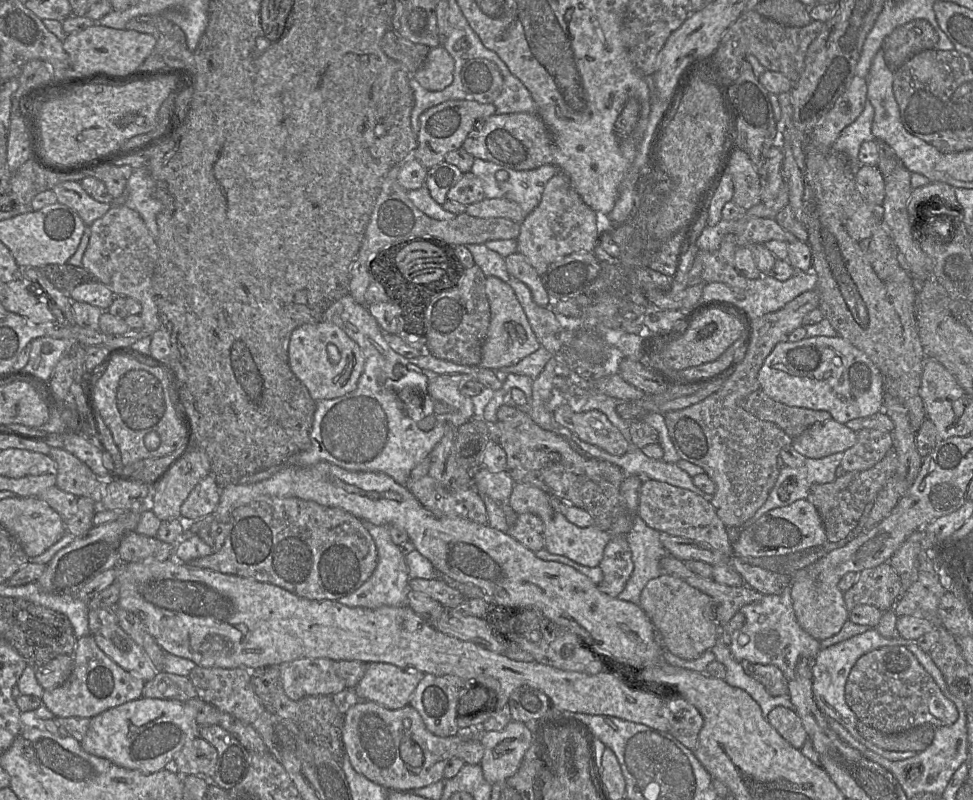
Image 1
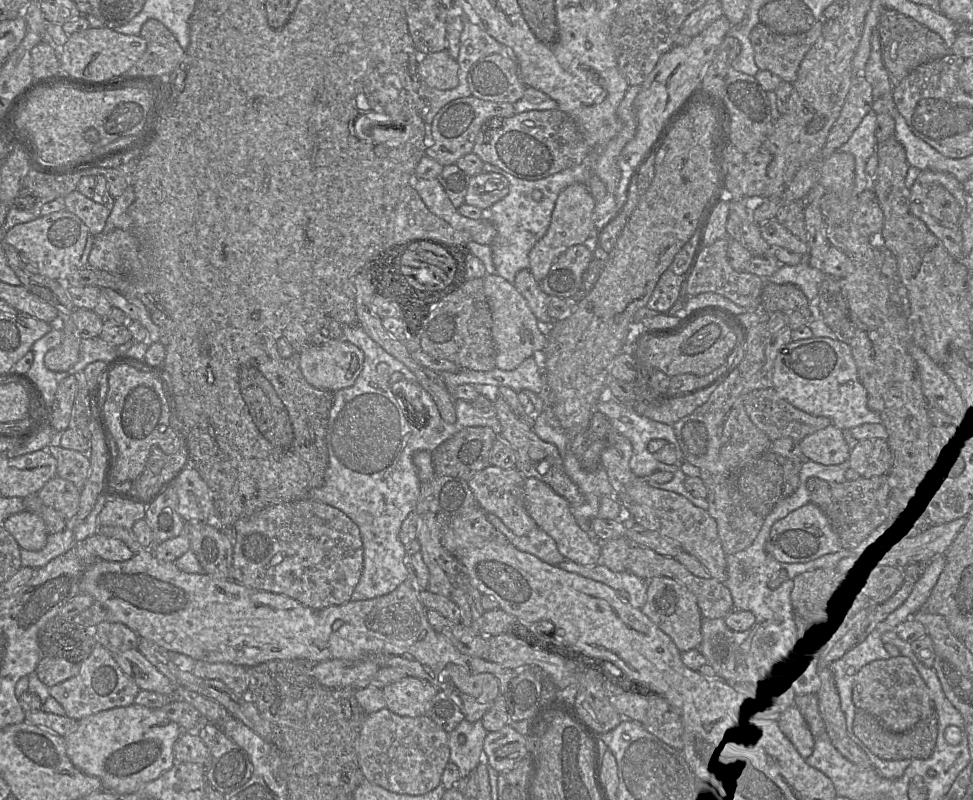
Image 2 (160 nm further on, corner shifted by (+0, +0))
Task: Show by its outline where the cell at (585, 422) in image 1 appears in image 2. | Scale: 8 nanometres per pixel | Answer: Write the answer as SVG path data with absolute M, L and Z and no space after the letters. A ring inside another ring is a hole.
M613 427L606 437L606 447L601 454L601 466L606 470L614 496L630 513L630 517L647 530L677 541L683 551L694 556L707 569L711 578L724 583L727 578L727 556L723 551L716 521L685 497L655 488L637 477L629 466L632 456L630 441Z

